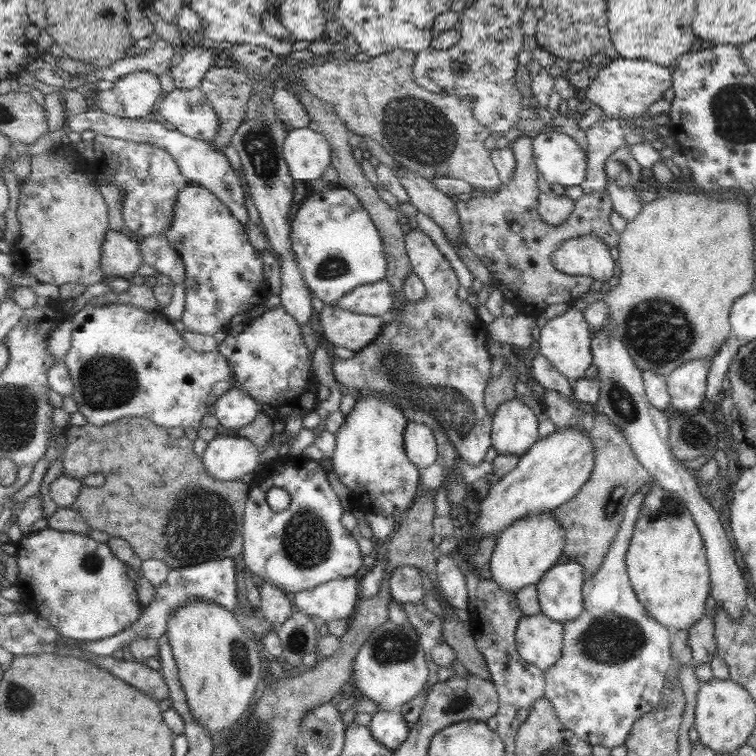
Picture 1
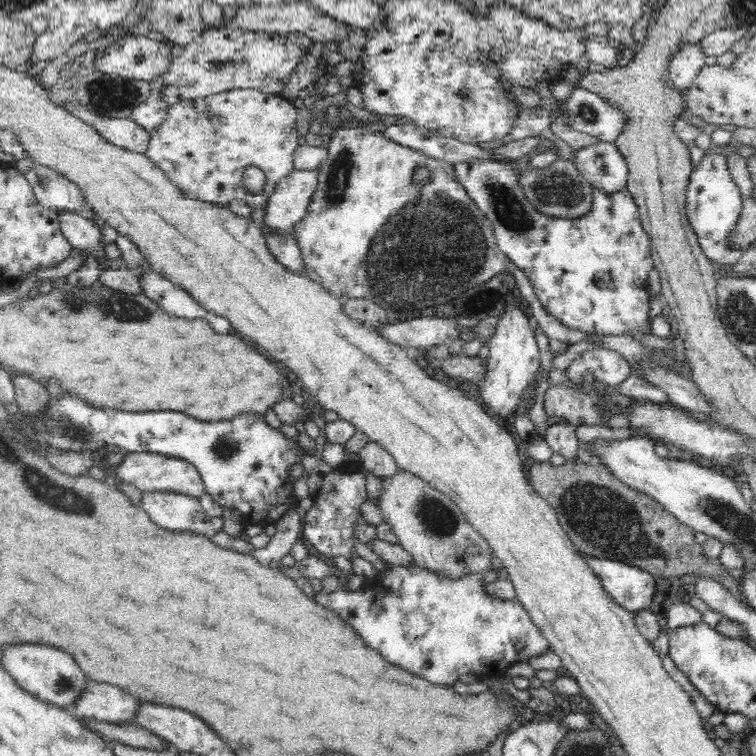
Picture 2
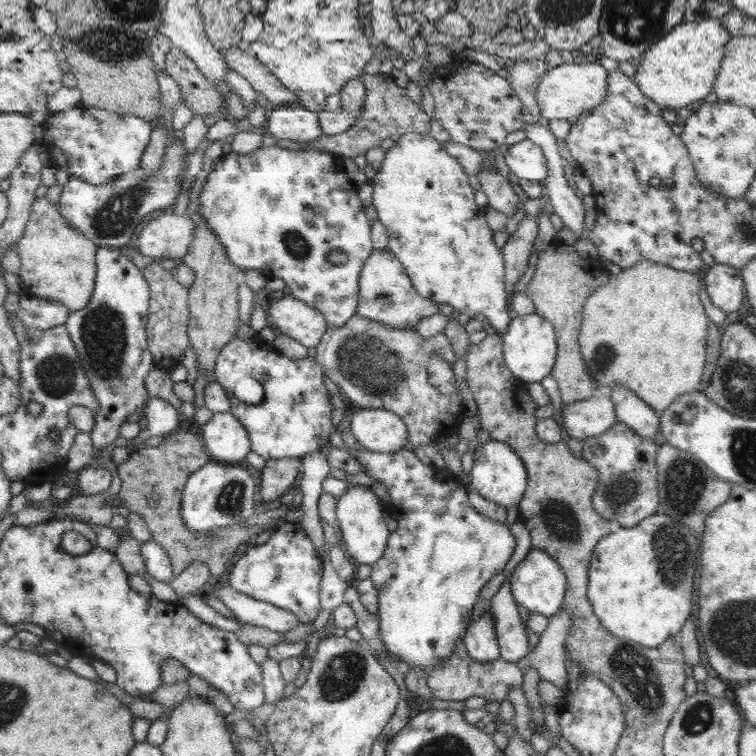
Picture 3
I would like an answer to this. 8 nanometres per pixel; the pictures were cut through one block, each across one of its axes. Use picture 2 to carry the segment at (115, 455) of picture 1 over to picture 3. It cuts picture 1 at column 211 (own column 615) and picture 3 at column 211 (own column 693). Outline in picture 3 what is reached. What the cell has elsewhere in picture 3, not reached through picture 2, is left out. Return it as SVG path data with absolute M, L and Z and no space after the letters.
M178 432L164 438L159 446L145 446L131 449L129 459L117 466L121 478L121 489L116 497L119 503L143 519L153 533L153 541L166 548L174 564L175 576L179 576L190 564L207 564L213 577L219 578L228 572L228 562L235 554L243 553L245 544L265 530L272 533L276 527L267 525L249 526L235 524L206 533L197 533L187 527L182 516L183 492L190 476L203 468L212 458L207 454L203 440L191 432Z

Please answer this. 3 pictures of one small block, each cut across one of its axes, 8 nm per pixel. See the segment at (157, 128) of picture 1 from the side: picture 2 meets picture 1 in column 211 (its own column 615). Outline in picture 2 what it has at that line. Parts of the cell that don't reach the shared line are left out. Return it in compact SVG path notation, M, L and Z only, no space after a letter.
M598 141L575 151L575 167L593 188L616 192L627 188L629 168L615 142Z

